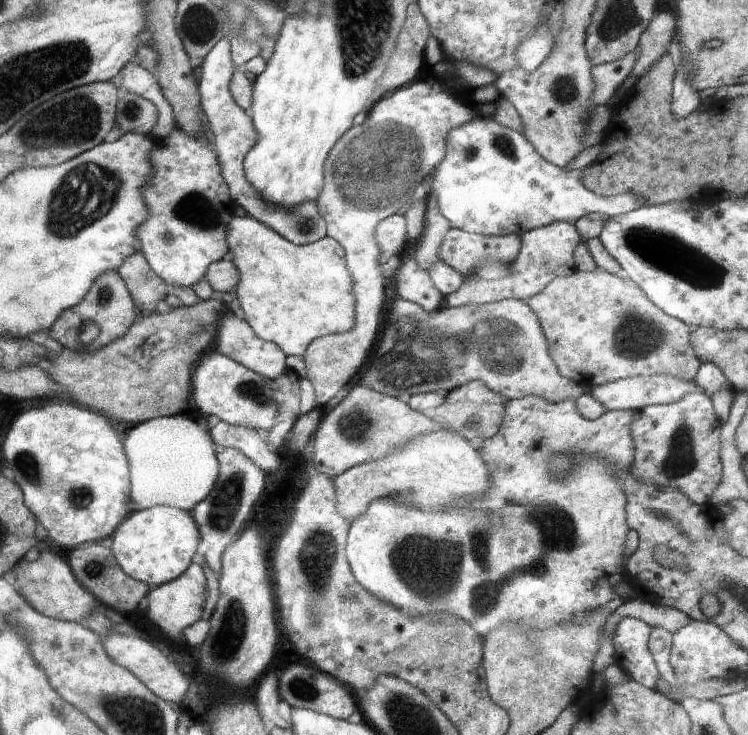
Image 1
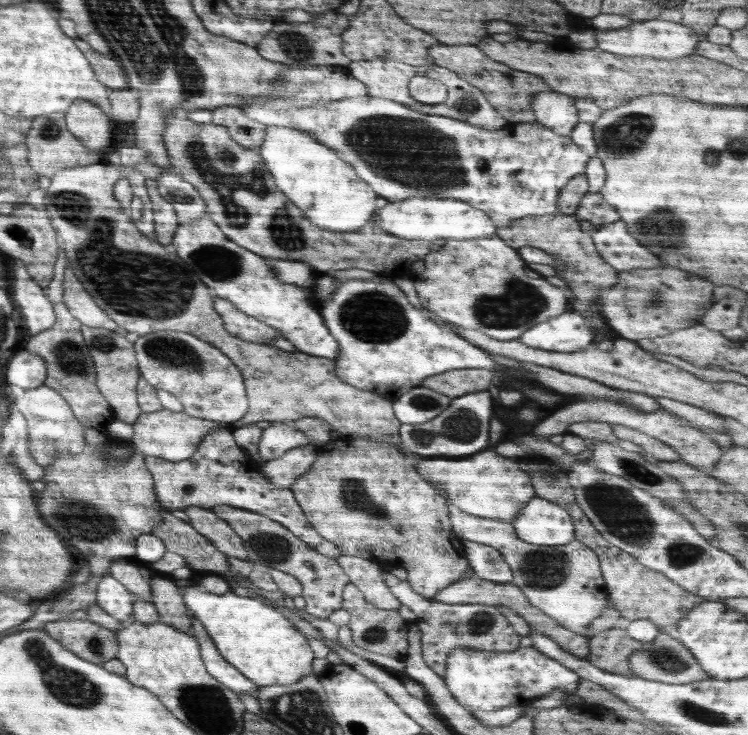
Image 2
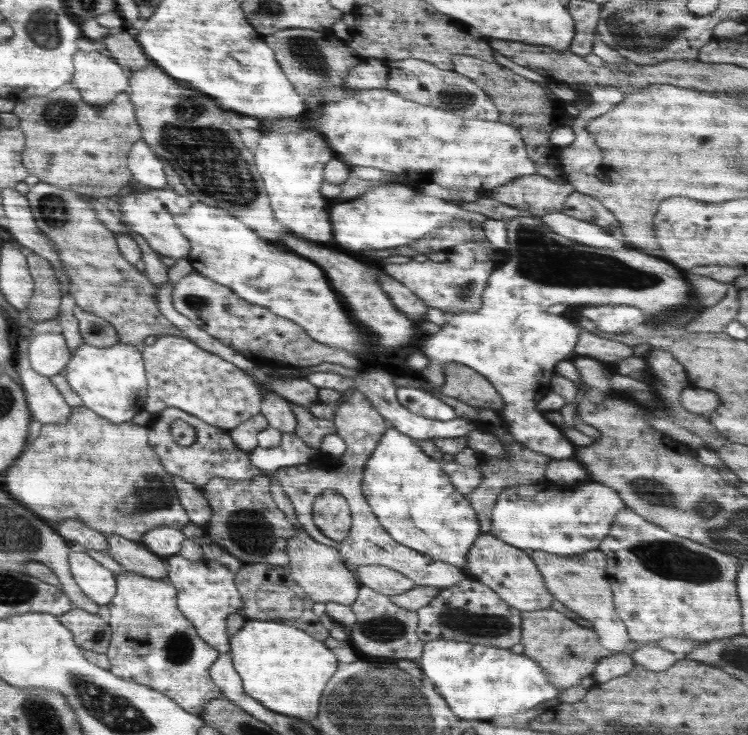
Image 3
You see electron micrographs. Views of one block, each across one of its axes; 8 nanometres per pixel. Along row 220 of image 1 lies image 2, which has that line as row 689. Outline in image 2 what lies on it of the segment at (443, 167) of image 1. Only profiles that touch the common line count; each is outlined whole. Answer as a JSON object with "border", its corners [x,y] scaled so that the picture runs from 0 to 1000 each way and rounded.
{"border":[[[693,880],[684,887],[650,887],[631,882],[608,882],[599,891],[594,924],[598,937],[612,958],[628,966],[664,967],[682,959],[706,959],[717,948],[738,940],[767,944],[775,928],[765,914],[738,894],[714,880]]]}

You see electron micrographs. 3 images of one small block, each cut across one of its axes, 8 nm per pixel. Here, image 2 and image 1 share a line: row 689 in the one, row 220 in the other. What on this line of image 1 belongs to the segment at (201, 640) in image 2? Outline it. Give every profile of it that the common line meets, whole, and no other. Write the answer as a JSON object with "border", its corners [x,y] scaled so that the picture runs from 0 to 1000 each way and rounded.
{"border":[[[313,293],[305,302],[302,329],[321,373],[314,395],[321,419],[345,460],[372,468],[382,484],[405,486],[422,460],[460,454],[473,446],[471,378],[452,328],[436,321],[417,332],[397,333],[346,299]]]}

